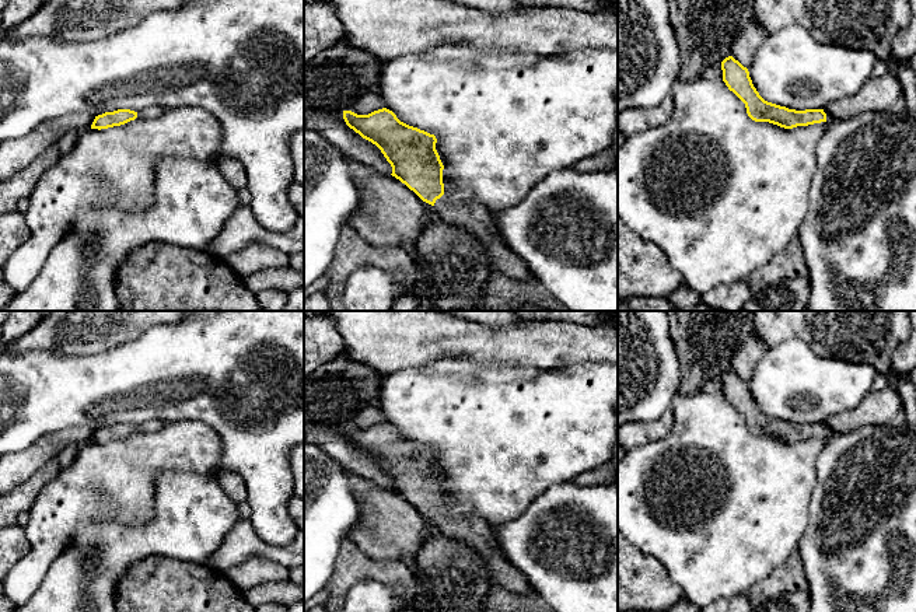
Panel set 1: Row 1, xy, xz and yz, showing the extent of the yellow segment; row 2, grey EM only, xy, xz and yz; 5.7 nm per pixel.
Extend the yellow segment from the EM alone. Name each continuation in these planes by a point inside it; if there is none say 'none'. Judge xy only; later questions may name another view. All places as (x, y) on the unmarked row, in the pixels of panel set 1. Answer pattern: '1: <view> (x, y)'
none

